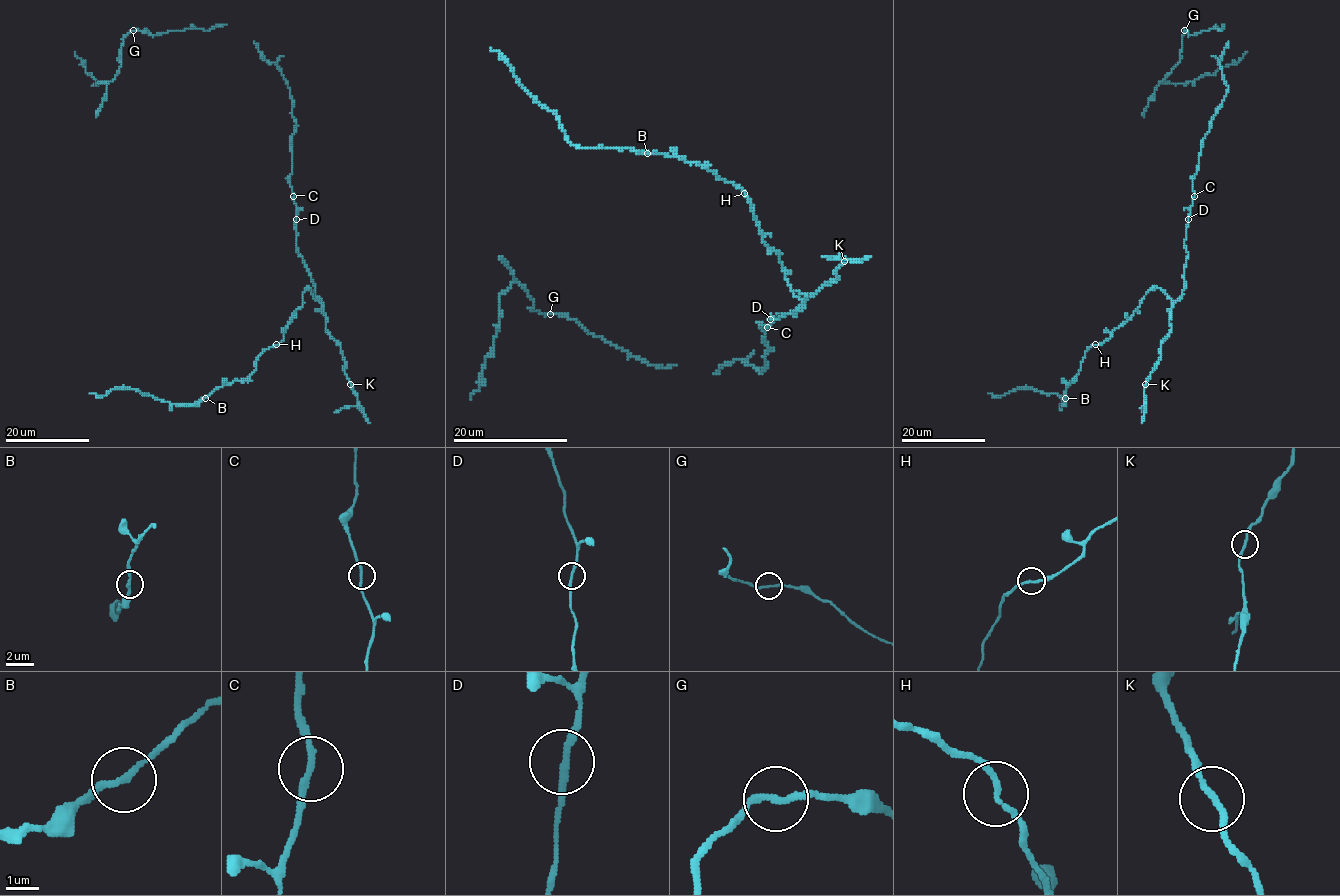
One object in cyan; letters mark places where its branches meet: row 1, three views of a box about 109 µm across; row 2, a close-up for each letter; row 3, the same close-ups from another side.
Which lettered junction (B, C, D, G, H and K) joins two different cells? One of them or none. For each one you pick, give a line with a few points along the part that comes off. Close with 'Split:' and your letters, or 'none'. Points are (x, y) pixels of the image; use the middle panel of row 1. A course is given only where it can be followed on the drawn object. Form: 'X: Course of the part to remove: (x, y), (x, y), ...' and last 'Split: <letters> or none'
Split: none

